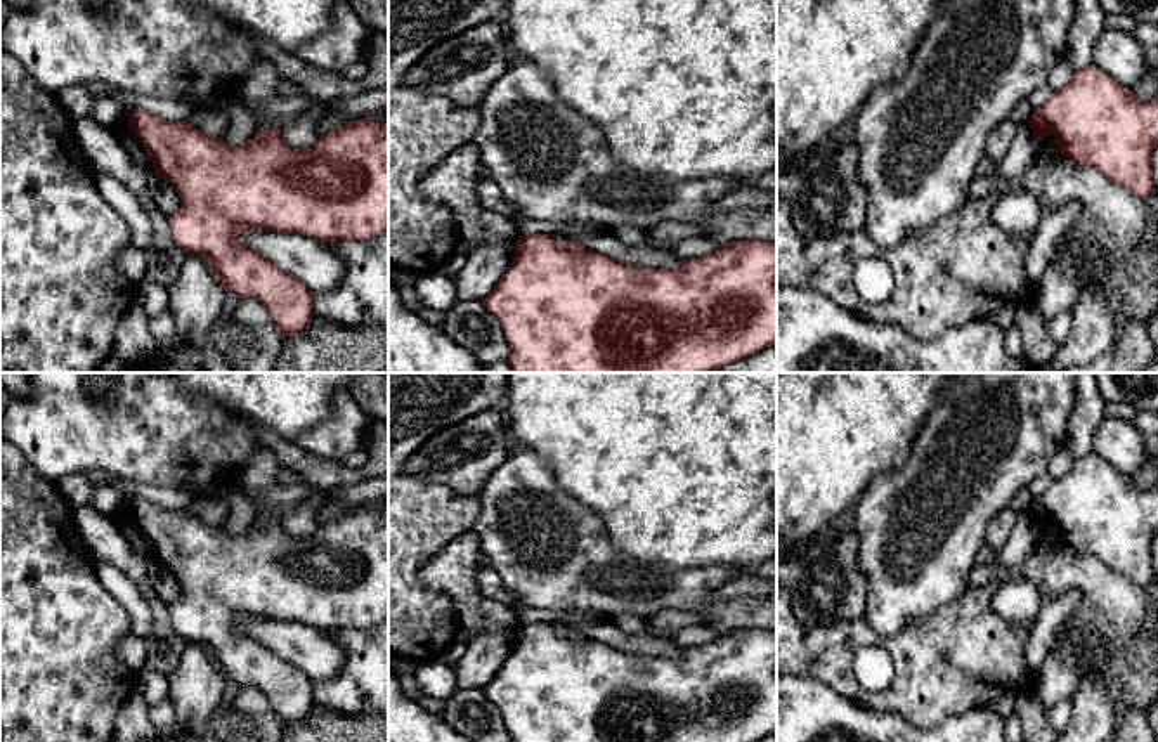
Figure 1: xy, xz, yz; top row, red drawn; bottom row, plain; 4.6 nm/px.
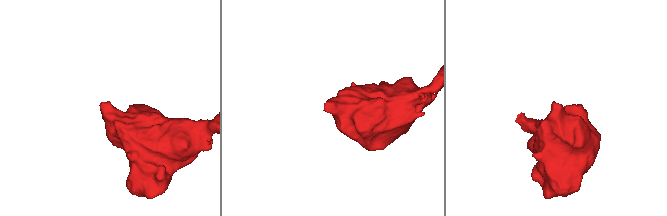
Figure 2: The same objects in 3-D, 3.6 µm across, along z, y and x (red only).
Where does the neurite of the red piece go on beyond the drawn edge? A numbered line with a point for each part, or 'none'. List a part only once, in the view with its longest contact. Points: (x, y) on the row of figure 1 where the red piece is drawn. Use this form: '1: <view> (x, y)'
none

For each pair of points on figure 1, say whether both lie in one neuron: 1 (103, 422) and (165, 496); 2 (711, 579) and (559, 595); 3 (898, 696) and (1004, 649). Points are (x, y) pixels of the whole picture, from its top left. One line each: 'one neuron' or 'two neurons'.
1: two neurons
2: one neuron
3: one neuron

